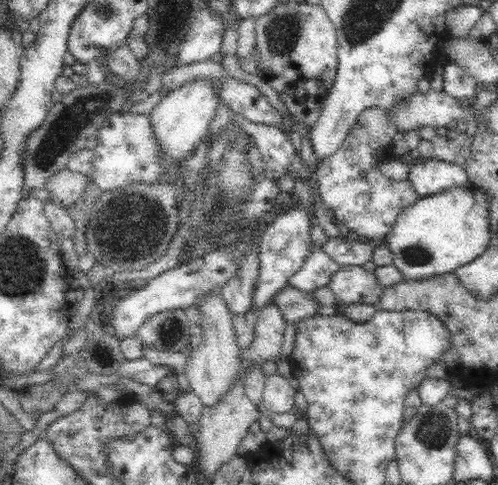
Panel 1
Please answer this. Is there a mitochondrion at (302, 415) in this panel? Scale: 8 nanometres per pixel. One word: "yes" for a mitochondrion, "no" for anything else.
no

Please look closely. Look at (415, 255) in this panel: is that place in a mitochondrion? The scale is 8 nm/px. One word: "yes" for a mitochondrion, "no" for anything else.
yes

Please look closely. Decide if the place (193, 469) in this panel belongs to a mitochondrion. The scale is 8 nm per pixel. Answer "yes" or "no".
no

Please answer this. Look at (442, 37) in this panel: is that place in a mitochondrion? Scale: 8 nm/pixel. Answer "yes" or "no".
no

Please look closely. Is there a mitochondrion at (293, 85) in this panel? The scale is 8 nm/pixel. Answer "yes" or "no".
no

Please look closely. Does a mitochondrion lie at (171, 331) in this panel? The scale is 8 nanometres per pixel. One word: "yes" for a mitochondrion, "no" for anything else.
yes

